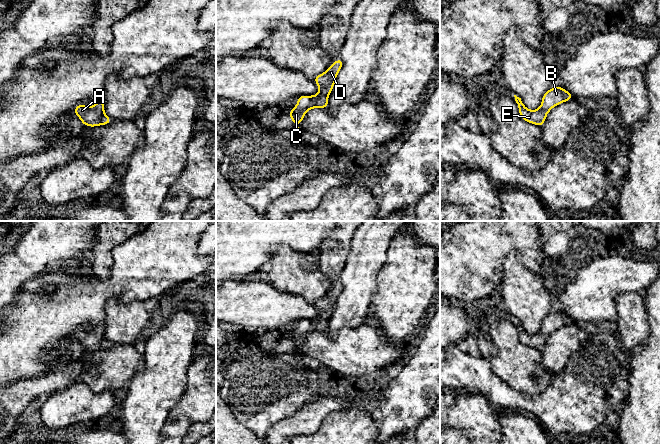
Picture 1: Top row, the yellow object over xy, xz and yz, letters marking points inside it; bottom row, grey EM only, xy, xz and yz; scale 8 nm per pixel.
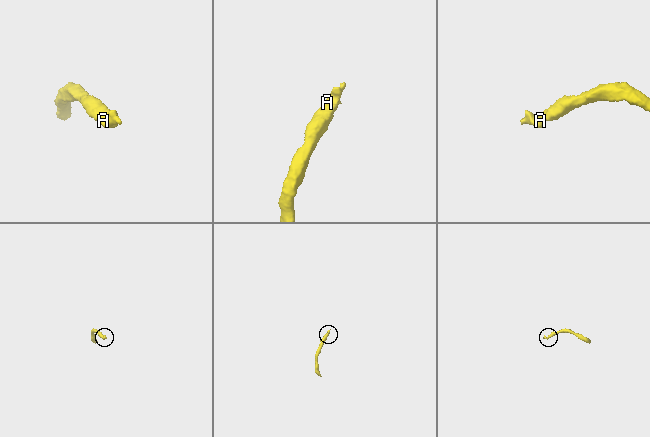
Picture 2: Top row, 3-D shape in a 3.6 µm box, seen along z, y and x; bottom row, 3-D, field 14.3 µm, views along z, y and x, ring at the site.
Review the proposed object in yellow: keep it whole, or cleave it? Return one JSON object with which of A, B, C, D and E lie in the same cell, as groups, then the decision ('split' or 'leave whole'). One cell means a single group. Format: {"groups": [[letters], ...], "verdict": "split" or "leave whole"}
{"groups": [["A", "B", "C", "D", "E"]], "verdict": "leave whole"}

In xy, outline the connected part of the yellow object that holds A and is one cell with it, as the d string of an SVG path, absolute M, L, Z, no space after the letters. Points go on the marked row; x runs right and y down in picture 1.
M97 101L91 108L84 104L75 107L74 114L76 114L83 125L95 127L99 125L107 125L112 120L104 113L104 101Z

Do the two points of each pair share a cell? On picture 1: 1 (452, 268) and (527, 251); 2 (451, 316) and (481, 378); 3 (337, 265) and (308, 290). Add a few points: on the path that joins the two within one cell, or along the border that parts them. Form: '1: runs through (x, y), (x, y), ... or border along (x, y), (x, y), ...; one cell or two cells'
1: runs through (471, 255), (481, 245), (508, 245); one cell
2: border along (460, 344), (454, 344), (450, 347); two cells
3: border along (317, 254), (319, 269), (331, 282); two cells

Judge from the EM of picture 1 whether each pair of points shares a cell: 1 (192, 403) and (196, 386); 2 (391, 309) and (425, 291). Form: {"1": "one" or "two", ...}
{"1": "one", "2": "one"}

